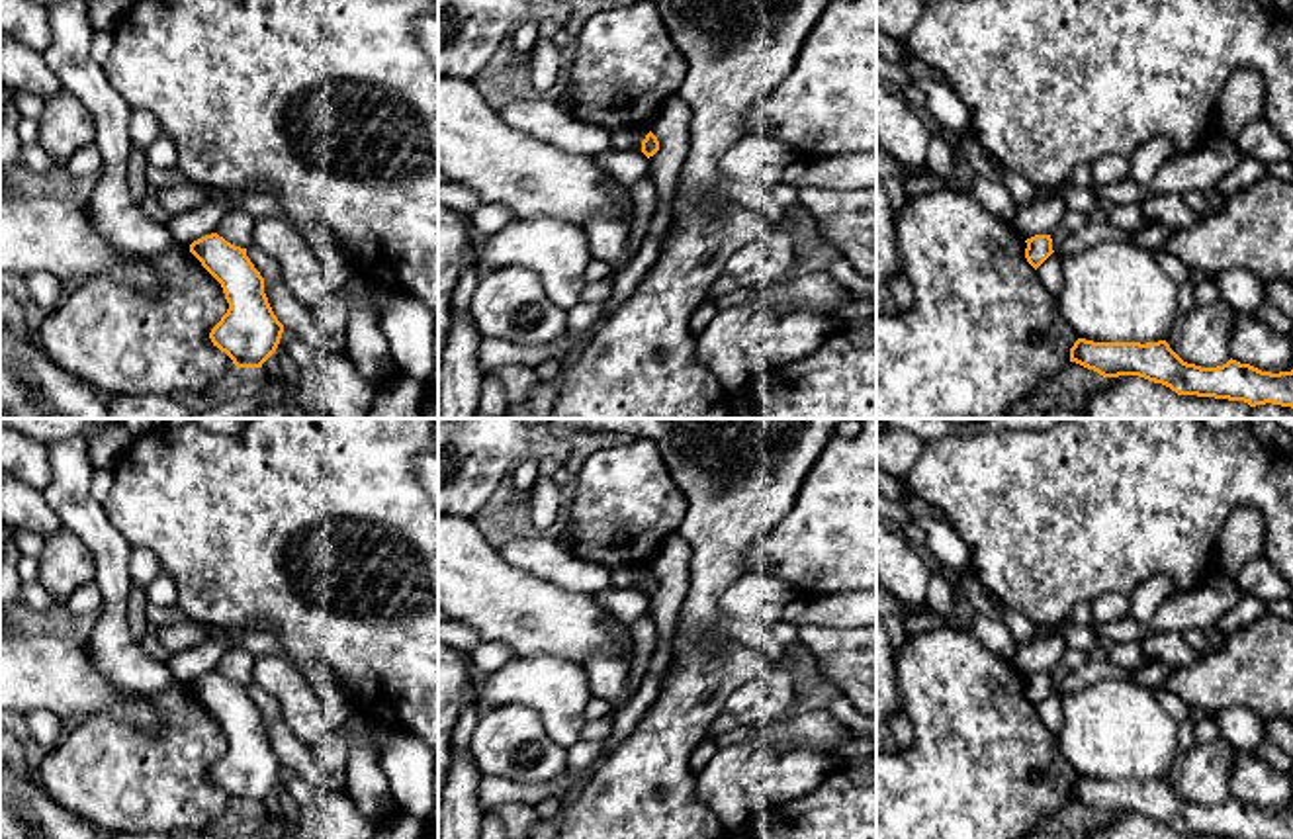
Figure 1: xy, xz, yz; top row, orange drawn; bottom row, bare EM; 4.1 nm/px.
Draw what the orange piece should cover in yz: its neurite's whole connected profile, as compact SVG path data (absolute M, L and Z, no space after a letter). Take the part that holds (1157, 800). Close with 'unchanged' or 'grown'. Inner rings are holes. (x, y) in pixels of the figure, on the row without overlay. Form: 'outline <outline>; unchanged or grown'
outline M1078 776L1070 786L1070 800L1103 816L1138 814L1162 821L1178 833L1293 839L1293 808L1271 812L1232 796L1217 806L1201 806L1183 800L1166 778L1140 782Z; unchanged

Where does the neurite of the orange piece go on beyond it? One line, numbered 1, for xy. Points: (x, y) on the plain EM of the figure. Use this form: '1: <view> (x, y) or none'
1: none

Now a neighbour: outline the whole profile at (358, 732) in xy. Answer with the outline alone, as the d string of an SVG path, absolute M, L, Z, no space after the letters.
M358 712L352 714L350 720L334 731L334 747L340 755L348 747L370 747L379 759L385 739L387 726L381 722L374 724L372 718Z

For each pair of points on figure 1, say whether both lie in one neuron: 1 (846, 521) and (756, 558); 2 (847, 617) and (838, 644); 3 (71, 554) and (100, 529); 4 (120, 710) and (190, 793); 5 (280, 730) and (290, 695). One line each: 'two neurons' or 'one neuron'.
1: one neuron
2: two neurons
3: two neurons
4: two neurons
5: two neurons

